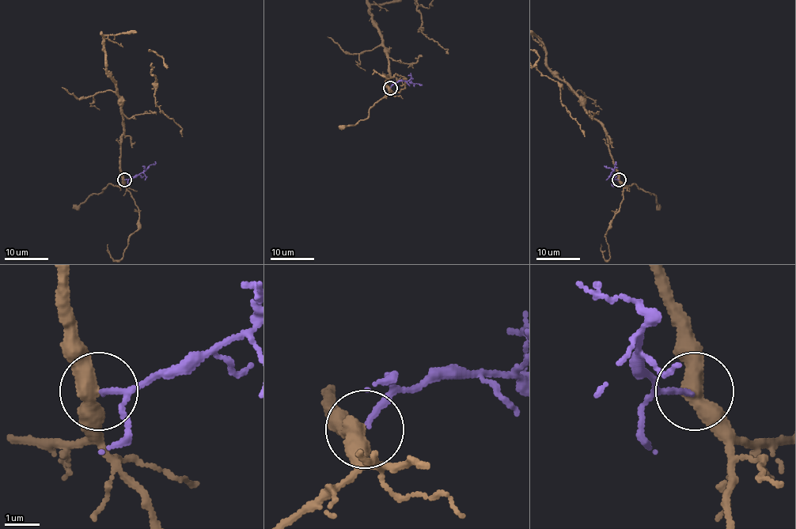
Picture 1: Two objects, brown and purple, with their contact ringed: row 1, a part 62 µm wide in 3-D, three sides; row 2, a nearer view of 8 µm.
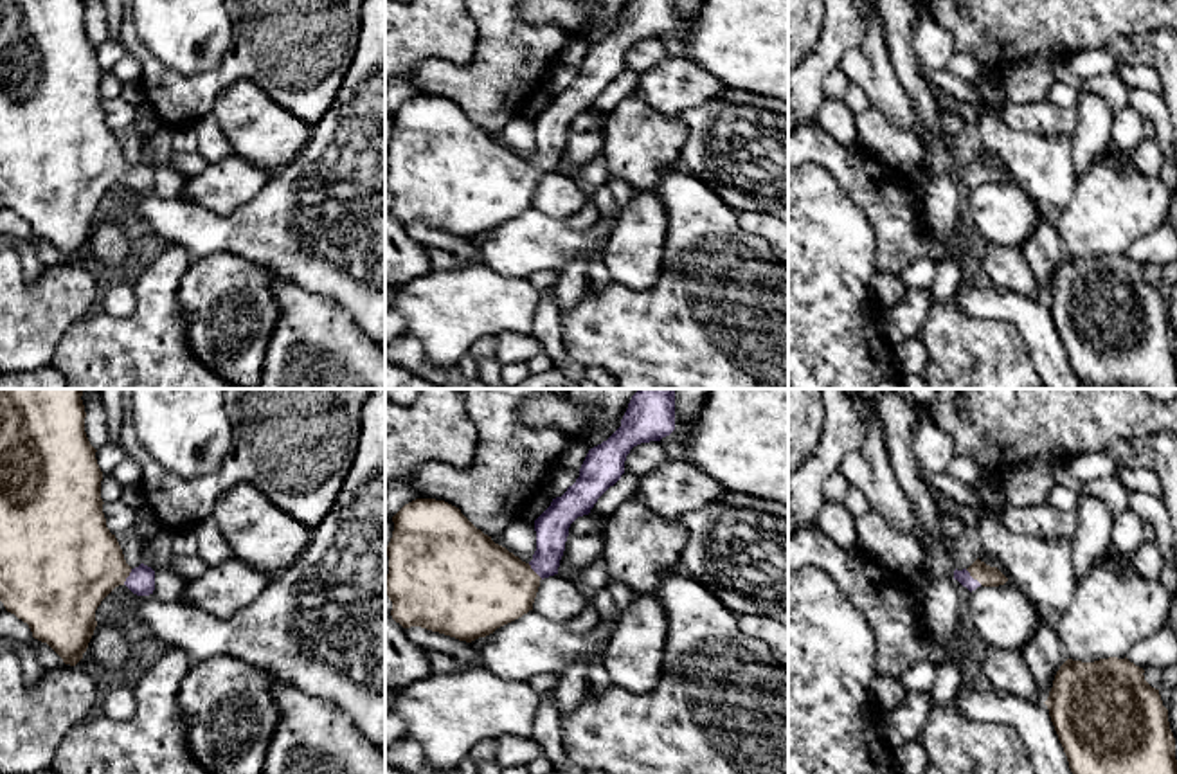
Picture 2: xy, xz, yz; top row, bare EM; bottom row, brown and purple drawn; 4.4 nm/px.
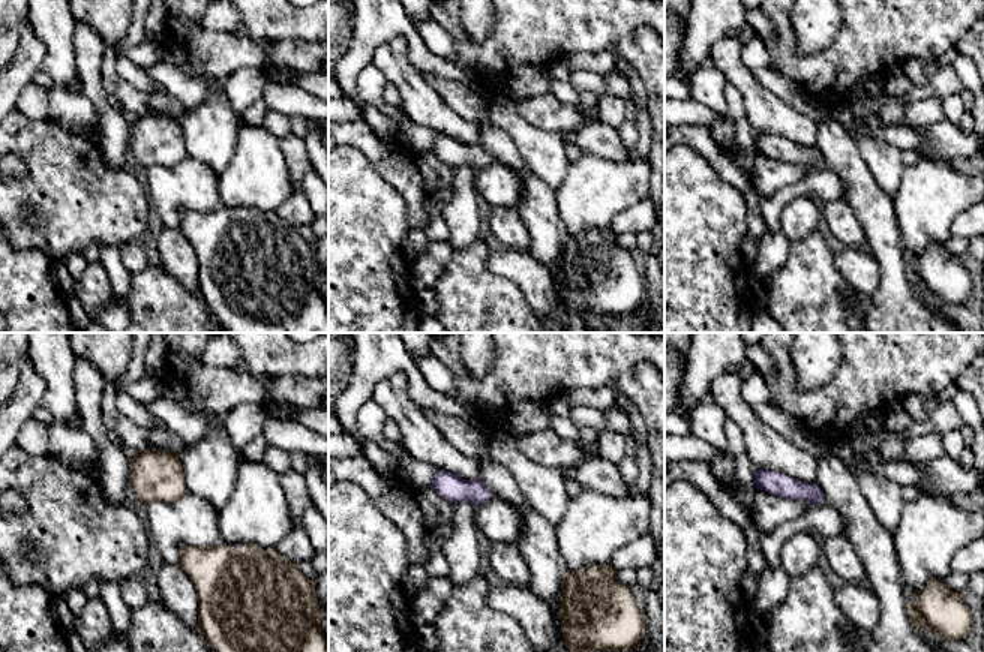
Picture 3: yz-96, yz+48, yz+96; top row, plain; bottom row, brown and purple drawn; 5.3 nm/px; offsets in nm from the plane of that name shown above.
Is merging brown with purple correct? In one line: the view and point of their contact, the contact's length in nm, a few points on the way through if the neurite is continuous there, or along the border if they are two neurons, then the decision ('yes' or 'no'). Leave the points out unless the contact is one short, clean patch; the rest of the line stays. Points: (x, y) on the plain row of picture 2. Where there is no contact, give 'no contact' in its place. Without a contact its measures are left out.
contact yz (974, 175); length 100 nm; way yz (988, 173), (974, 175), (963, 173); yes

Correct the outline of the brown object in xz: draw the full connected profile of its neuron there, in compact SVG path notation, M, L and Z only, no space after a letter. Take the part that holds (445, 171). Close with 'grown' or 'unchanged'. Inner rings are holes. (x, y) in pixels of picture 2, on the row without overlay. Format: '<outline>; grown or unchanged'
M628 0L621 23L588 47L576 79L535 117L536 148L529 160L495 140L459 104L445 97L416 95L405 101L392 113L394 128L385 144L385 191L392 198L392 216L403 225L421 223L472 239L533 207L540 178L558 171L571 121L588 112L597 95L621 76L633 43L660 38L673 27L675 0Z; grown

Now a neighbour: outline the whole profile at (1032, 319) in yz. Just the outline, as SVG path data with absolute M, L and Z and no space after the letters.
M968 279L956 292L954 301L968 315L1011 324L1026 342L1046 389L1085 389L1069 365L1046 301L997 288L979 290Z

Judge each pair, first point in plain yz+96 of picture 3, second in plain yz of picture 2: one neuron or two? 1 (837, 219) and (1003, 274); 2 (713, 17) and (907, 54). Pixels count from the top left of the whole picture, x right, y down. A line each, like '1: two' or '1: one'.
1: one
2: two

